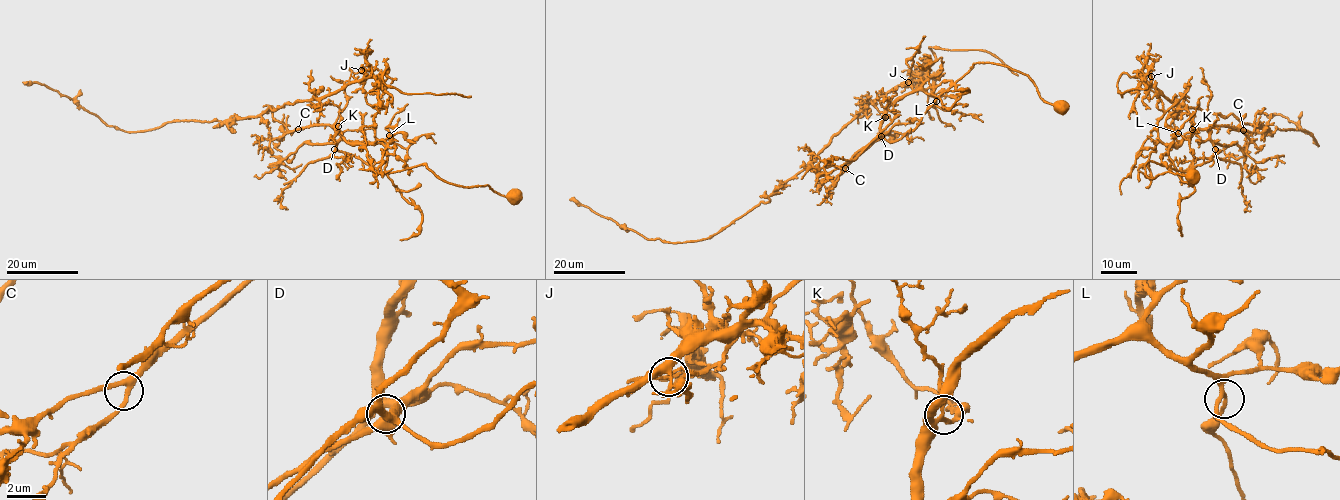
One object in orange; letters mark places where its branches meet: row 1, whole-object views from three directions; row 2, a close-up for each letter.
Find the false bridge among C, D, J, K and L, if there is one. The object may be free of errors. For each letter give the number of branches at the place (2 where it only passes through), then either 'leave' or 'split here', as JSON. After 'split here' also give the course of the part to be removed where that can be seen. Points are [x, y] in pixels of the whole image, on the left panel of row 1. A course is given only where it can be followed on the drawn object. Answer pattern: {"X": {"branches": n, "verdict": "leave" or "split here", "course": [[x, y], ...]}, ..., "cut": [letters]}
{"C": {"branches": 3, "verdict": "leave"}, "D": {"branches": 3, "verdict": "leave"}, "J": {"branches": 3, "verdict": "split here", "course": [[361, 71], [371, 73], [255, 116], [135, 131], [106, 125], [38, 82], [22, 82]]}, "K": {"branches": 3, "verdict": "leave"}, "L": {"branches": 3, "verdict": "leave"}, "cut": ["J"]}

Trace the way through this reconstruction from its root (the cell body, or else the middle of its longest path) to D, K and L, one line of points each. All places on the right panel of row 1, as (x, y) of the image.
D: (1192, 175), (1168, 171), (1149, 178), (1145, 164), (1155, 162), (1190, 172), (1221, 150), (1215, 149)
K: (1192, 175), (1168, 171), (1149, 178), (1145, 171), (1148, 161), (1165, 164), (1168, 144), (1176, 147), (1192, 129)
L: (1192, 175), (1168, 171), (1154, 178), (1146, 176), (1148, 161), (1165, 164), (1161, 155), (1178, 133)

